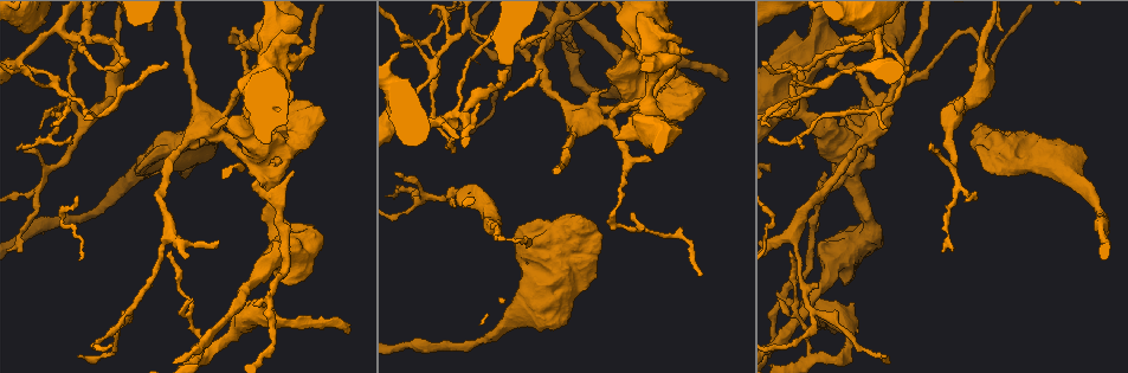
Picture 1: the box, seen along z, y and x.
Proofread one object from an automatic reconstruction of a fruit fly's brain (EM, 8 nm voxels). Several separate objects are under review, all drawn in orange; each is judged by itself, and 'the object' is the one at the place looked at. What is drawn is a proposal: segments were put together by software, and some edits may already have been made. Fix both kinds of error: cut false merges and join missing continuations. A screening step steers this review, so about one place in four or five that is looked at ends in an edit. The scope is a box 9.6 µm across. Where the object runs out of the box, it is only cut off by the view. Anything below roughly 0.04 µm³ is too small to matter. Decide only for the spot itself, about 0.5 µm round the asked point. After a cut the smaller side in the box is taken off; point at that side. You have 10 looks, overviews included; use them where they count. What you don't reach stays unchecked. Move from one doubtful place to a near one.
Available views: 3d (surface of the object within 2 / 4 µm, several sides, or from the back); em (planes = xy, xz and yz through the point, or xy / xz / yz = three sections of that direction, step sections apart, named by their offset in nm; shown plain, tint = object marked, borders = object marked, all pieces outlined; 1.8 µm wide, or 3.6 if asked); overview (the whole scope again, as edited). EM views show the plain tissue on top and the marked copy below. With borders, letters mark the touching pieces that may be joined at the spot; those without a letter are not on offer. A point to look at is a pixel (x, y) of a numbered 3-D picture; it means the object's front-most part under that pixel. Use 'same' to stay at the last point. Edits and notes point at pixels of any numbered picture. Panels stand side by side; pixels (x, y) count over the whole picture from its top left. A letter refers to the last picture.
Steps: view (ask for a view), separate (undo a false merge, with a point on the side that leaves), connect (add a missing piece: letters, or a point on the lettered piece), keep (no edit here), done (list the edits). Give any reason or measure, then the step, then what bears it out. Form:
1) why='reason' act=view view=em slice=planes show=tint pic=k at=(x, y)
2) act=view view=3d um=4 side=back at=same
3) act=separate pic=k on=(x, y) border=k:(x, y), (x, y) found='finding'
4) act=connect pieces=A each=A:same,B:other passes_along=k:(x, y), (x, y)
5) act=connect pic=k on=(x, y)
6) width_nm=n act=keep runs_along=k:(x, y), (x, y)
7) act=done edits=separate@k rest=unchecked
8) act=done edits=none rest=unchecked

why='an open end' act=view view=3d um=2 pic=1 at=(650, 160)

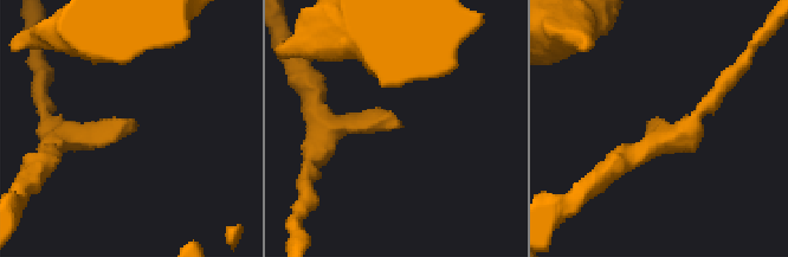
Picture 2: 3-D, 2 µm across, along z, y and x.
act=view view=em slice=planes show=borders pic=2 at=(132, 121)

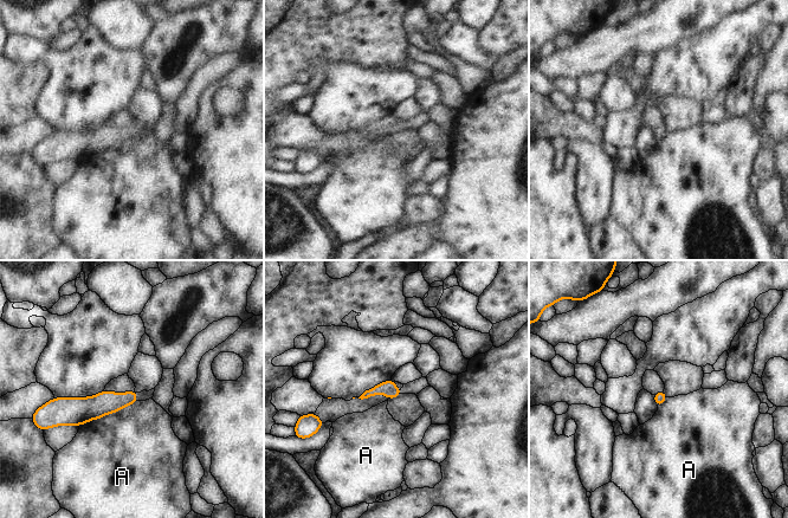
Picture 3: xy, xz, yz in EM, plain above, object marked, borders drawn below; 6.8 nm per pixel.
act=keep each=A:other runs_along=3:(134, 394), (98, 406), (62, 406) found='no lettered piece goes on from it'

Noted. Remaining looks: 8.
why='thick turns thin' act=view view=3d um=4 pic=1 at=(786, 106)

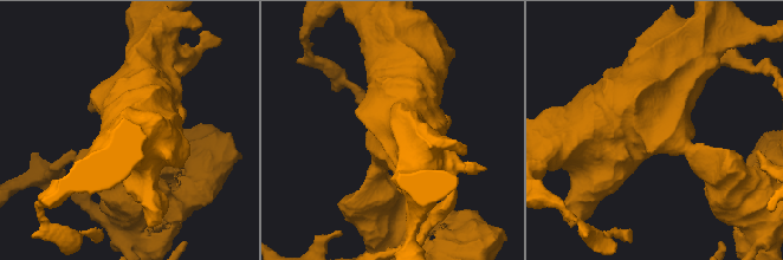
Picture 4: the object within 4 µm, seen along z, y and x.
act=view view=em slice=planes show=borders pic=4 at=(663, 132)

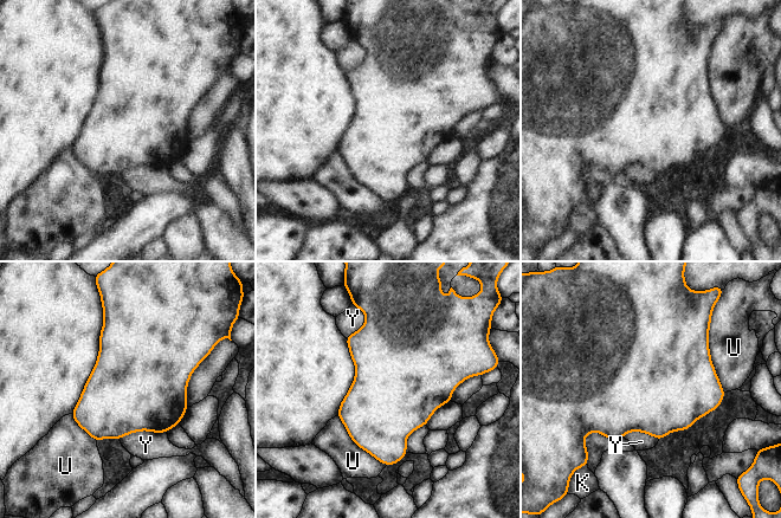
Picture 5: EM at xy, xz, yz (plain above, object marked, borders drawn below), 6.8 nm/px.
width_nm=650 longest_contact=U:480nm act=keep each=K:other,U:other,Y:other found='all the same neuron'

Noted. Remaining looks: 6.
why='three arms meet' act=view view=em slice=planes show=tint pic=1 at=(271, 299)

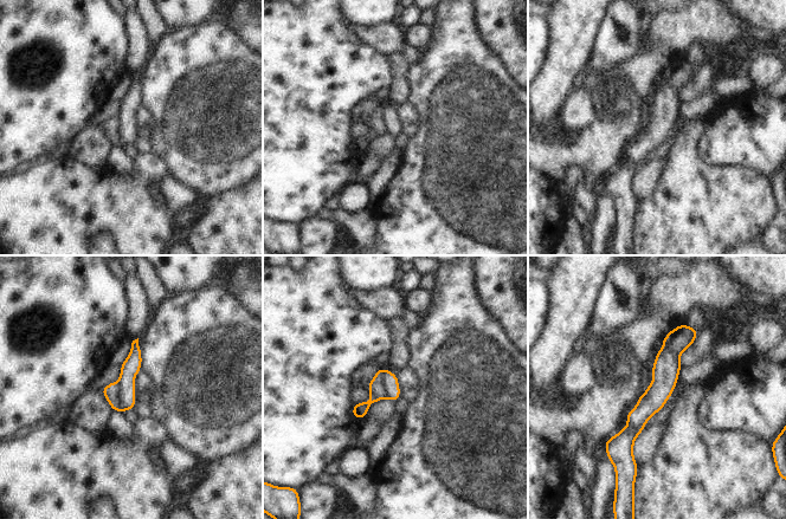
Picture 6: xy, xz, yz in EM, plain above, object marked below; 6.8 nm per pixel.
why='what lies round it' act=view view=em slice=planes show=borders at=same

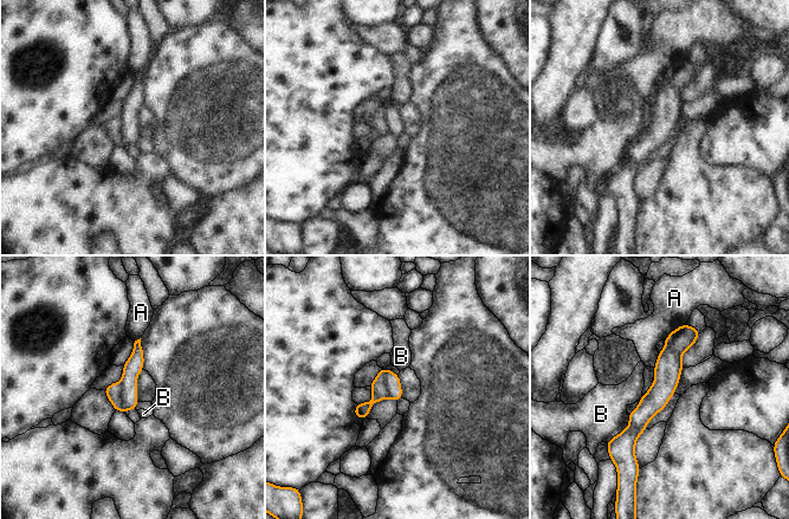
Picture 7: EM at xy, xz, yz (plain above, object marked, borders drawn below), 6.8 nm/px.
longest_contact=B:240nm act=separate pic=7 on=(377, 388) each=A:other,B:other part_leaving=7:(381, 374), (379, 394), (357, 413) found='a second neuron is stuck on'

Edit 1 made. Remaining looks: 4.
why='see it whole again' act=view view=overview

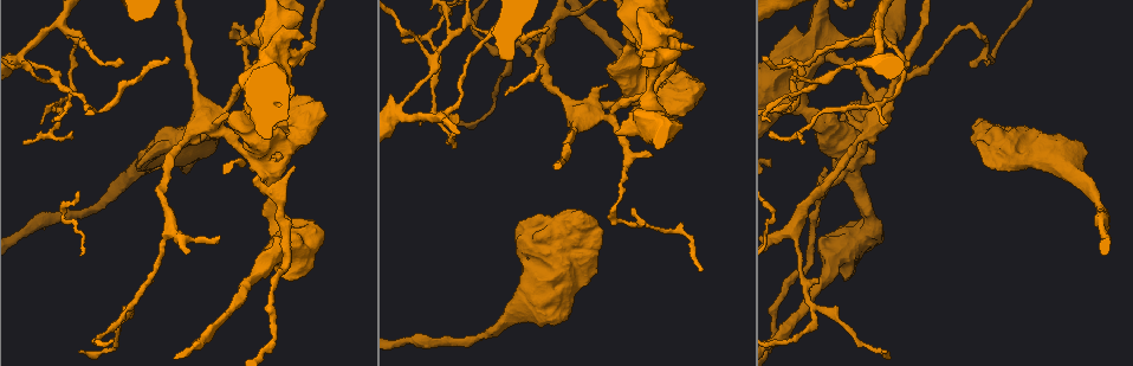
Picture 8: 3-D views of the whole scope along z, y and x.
why='calibre changes' act=view view=3d um=4 pic=8 at=(868, 234)

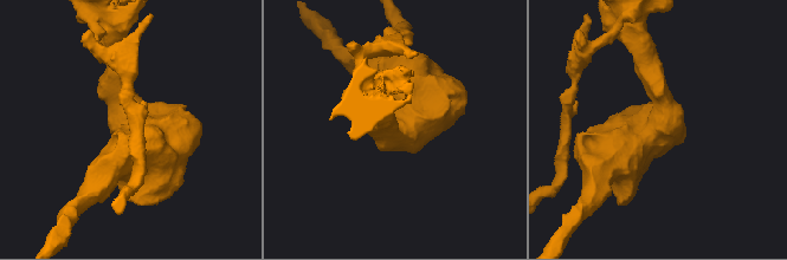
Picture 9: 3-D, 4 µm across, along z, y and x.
act=view view=em um=3.6 slice=planes show=borders pic=9 at=(408, 131)

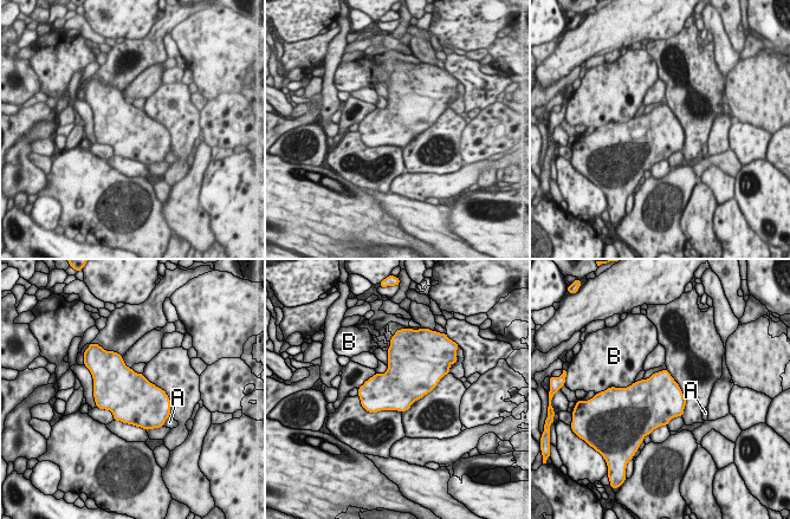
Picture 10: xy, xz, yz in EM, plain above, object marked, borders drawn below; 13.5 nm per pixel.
act=keep each=A:other,B:other border=10:(634, 381), (622, 388) found='continuous, no second neuron'

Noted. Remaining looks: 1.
act=done edits=separate@7 rest=unchecked

